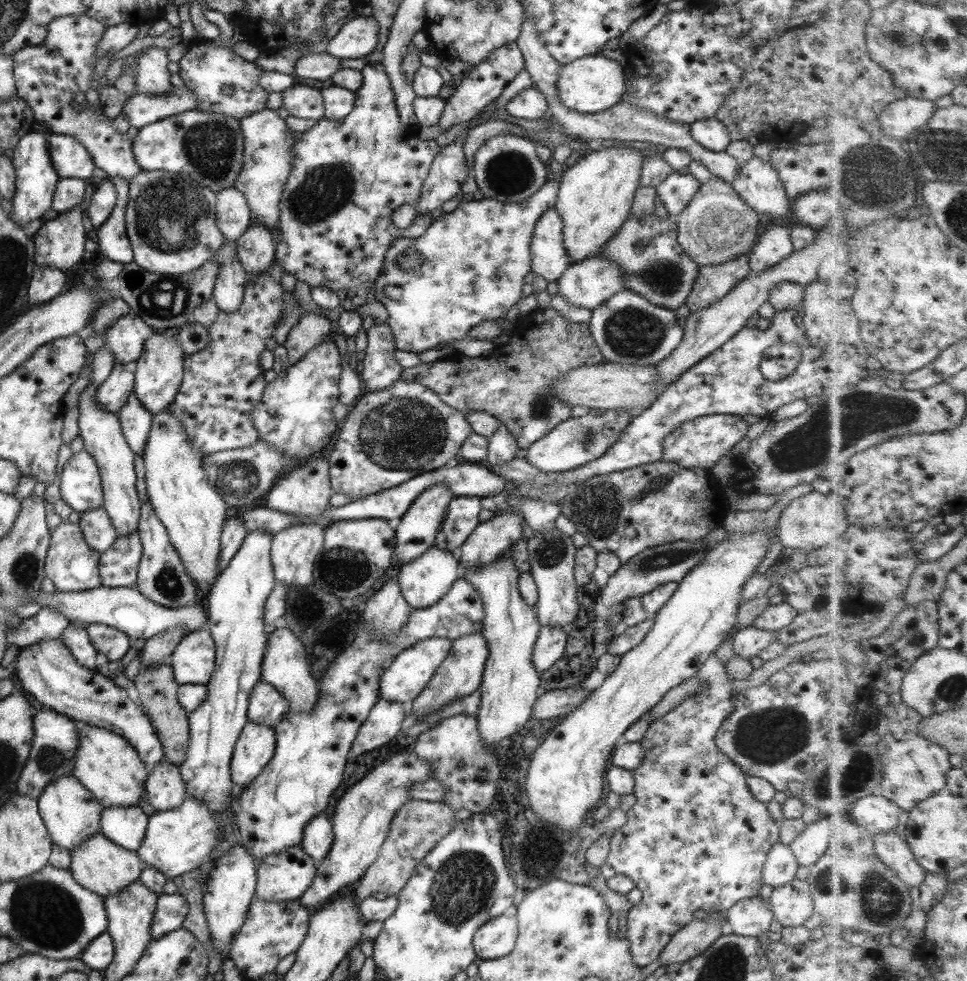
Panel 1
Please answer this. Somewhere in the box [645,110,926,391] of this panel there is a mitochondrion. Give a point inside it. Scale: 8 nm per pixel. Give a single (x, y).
(876, 177)

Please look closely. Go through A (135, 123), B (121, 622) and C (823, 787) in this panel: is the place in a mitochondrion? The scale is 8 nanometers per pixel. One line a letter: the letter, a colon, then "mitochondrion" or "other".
A: other
B: other
C: mitochondrion

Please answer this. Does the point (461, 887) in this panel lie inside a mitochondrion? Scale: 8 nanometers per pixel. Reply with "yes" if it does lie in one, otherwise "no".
yes

